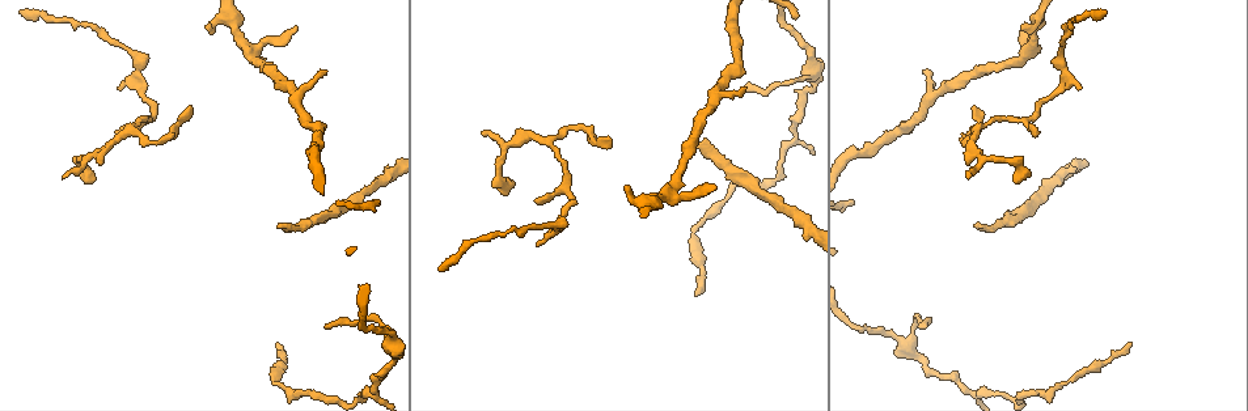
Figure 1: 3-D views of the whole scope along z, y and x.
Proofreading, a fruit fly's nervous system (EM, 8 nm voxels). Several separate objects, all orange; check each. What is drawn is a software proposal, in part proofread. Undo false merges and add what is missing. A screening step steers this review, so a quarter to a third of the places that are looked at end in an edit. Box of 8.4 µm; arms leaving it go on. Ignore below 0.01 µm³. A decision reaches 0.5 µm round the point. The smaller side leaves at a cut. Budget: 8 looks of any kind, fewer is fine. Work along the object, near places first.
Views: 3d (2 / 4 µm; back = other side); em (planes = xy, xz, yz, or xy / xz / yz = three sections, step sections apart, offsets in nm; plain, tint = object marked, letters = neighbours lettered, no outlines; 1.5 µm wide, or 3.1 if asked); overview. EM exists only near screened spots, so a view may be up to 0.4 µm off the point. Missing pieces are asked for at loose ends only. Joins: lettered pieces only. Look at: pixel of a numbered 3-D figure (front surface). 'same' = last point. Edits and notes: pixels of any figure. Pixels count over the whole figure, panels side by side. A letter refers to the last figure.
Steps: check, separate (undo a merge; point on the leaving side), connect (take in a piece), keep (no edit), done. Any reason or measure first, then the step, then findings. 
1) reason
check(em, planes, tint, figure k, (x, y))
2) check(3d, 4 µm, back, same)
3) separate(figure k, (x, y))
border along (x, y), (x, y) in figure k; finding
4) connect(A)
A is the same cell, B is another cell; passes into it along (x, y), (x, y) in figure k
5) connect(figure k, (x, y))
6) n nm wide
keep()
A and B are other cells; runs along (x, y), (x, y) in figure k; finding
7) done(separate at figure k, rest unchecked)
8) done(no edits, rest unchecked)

thin end
check(3d, 4 µm, figure 1, (481, 132))

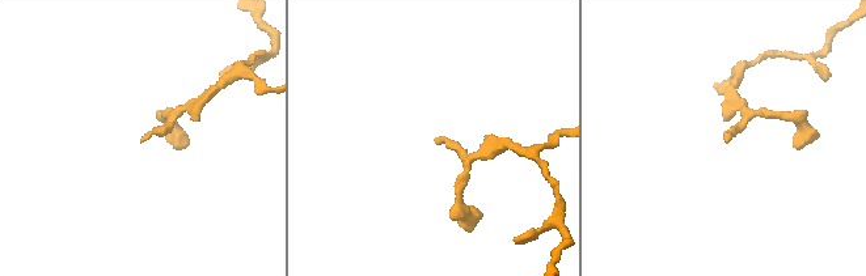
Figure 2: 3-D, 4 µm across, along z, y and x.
now the EM
check(em, planes, letters, figure 2, (729, 142))

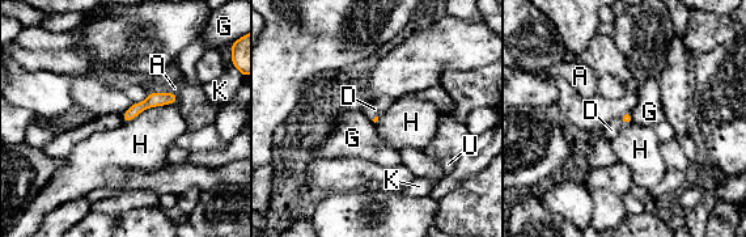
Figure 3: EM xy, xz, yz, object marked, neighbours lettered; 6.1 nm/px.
H touches over 380 nm
connect(D)
D is the same cell, A, G, H, K and U are other cells; passes into it along (626, 118), (622, 121), (611, 130) in figure 3; it goes on there

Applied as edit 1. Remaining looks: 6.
check(em, planes, letters, figure 1, (926, 72))

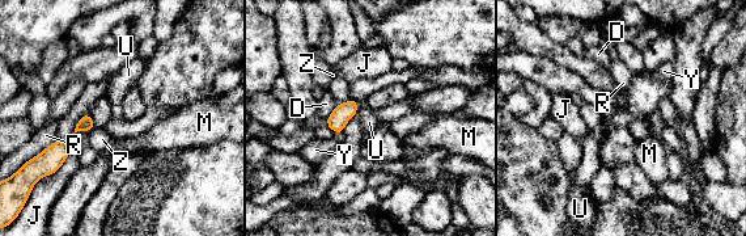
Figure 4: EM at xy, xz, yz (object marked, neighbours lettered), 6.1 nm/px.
100 nm wide
keep()
D, J, M, R, U, Y and Z are other cells; border along (350, 98), (338, 105) in figure 4; none of them fits

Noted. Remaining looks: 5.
branch stops here
check(3d, 4 µm, figure 1, (716, 189))

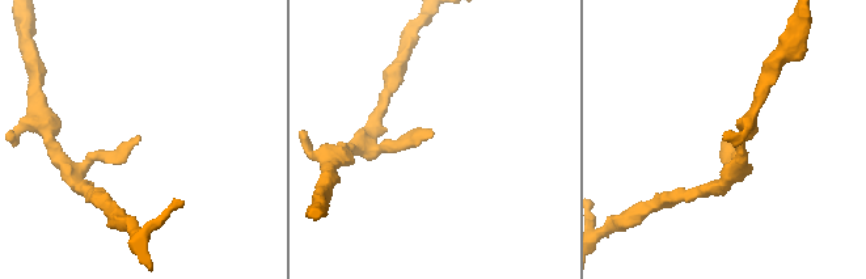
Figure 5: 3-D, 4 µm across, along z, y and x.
now the EM
check(em, planes, tint, figure 5, (138, 136))

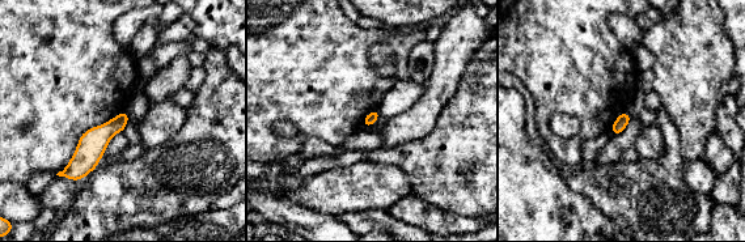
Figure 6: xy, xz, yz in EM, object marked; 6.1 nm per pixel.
what lies round it
check(em, planes, letters, same)

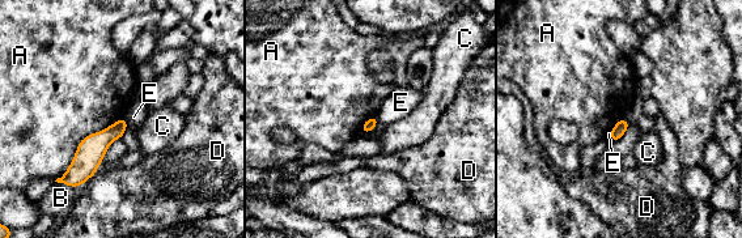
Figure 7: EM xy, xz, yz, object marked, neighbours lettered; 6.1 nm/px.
keep()
A, B, C, D and E are other cells; border along (124, 117), (87, 135), (55, 181) in figure 7; none of them fits

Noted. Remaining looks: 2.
done(connect at figure 3, rest unchecked)

